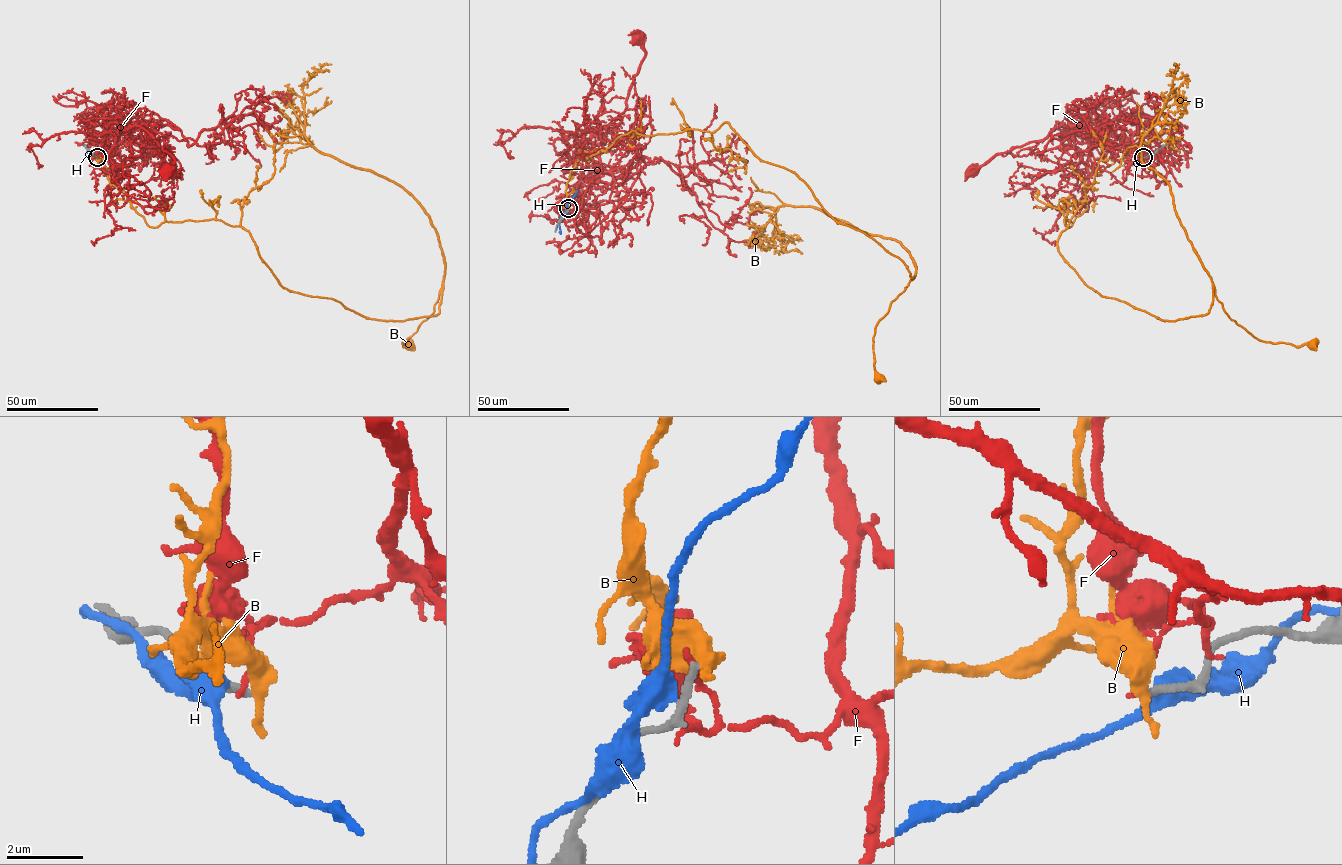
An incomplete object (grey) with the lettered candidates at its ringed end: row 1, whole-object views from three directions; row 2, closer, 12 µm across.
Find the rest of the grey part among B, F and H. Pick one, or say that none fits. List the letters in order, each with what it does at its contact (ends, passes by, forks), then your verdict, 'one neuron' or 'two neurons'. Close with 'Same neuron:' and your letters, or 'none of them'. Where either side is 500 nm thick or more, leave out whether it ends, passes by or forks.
B: two neurons
F: it ends; two neurons
H: it forks; two neurons
Same neuron: none of them

